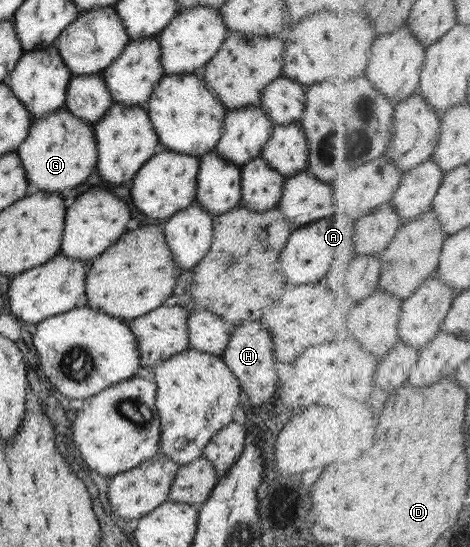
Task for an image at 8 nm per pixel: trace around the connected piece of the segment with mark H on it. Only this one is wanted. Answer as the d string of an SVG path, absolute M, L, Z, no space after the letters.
M261 320L245 321L239 327L232 330L229 341L225 346L221 361L234 373L238 379L241 392L241 405L246 408L249 413L249 405L251 409L257 407L259 403L263 403L267 397L273 395L275 385L277 385L277 375L273 365L278 365L272 357L272 335L269 330L261 325Z

